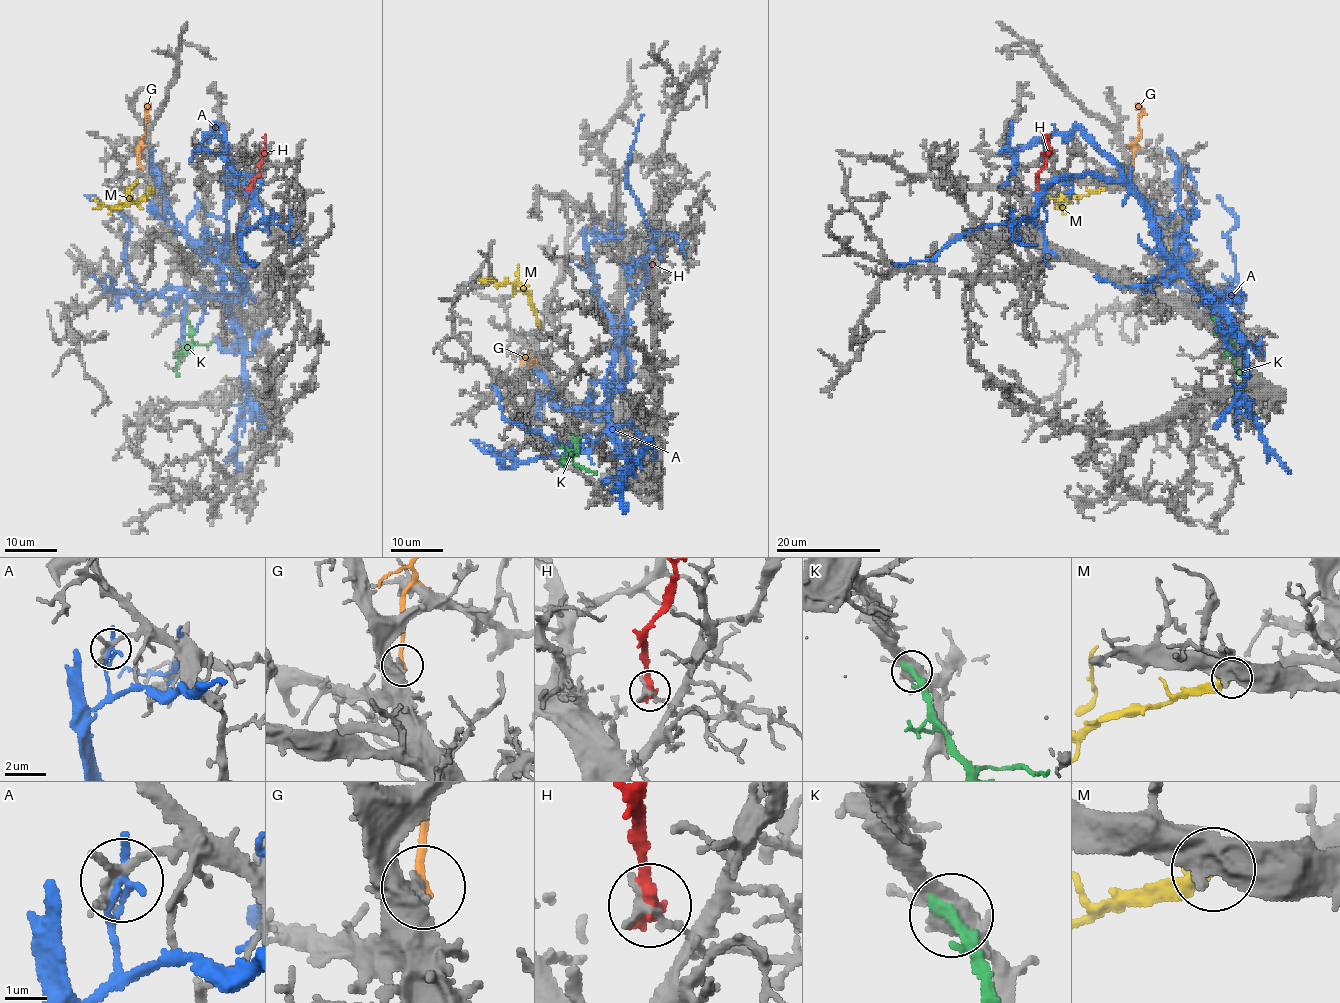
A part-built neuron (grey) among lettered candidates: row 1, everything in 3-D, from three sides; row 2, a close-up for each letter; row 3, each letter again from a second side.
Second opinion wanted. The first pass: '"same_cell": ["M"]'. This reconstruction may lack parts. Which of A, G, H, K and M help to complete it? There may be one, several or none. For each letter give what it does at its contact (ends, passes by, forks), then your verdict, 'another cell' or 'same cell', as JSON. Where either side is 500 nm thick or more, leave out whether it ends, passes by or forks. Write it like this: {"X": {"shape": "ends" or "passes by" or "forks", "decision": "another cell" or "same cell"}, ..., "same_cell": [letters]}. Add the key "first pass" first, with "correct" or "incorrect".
{"first pass": "correct", "A": {"shape": "ends", "decision": "another cell"}, "G": {"shape": "ends", "decision": "another cell"}, "H": {"decision": "another cell"}, "K": {"shape": "ends", "decision": "another cell"}, "M": {"shape": "ends", "decision": "same cell"}, "same_cell": ["M"]}

